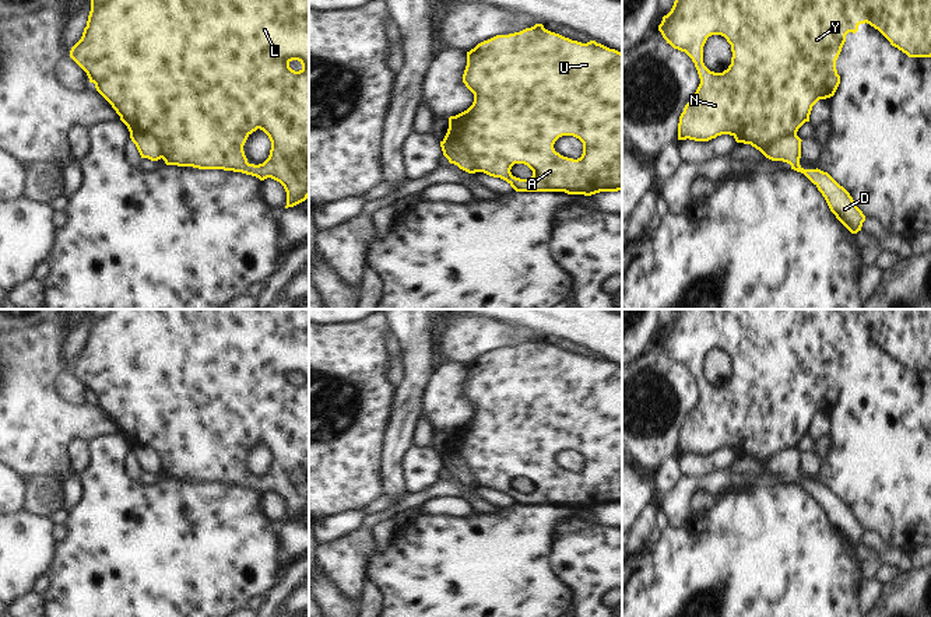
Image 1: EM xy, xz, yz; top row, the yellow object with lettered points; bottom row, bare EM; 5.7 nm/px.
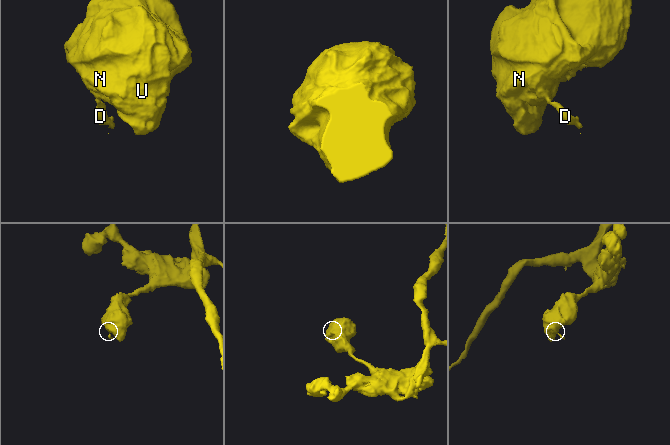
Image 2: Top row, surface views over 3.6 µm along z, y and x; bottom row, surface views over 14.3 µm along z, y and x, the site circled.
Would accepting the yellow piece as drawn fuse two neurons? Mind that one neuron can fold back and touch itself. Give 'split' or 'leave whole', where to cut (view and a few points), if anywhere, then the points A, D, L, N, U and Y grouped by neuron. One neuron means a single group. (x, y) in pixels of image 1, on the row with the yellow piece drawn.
split | xz (443, 139), (455, 139), (467, 153), (477, 171) | A L N U Y / D

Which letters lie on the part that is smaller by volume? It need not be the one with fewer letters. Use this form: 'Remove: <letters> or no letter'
Remove: D

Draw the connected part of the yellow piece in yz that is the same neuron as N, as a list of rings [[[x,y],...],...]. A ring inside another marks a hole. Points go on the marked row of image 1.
[[[675,0],[658,31],[667,43],[692,59],[700,78],[679,116],[678,140],[709,141],[730,134],[767,158],[767,150],[779,139],[797,134],[809,122],[812,106],[819,99],[835,95],[840,84],[836,60],[846,35],[856,34],[865,22],[909,57],[931,57],[931,0]],[[712,35],[721,35],[731,45],[731,64],[723,73],[710,71],[703,63],[703,46]]]

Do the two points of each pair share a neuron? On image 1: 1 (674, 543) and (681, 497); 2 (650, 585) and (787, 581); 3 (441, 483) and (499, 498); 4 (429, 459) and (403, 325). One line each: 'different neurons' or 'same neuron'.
1: different neurons
2: same neuron
3: same neuron
4: different neurons

